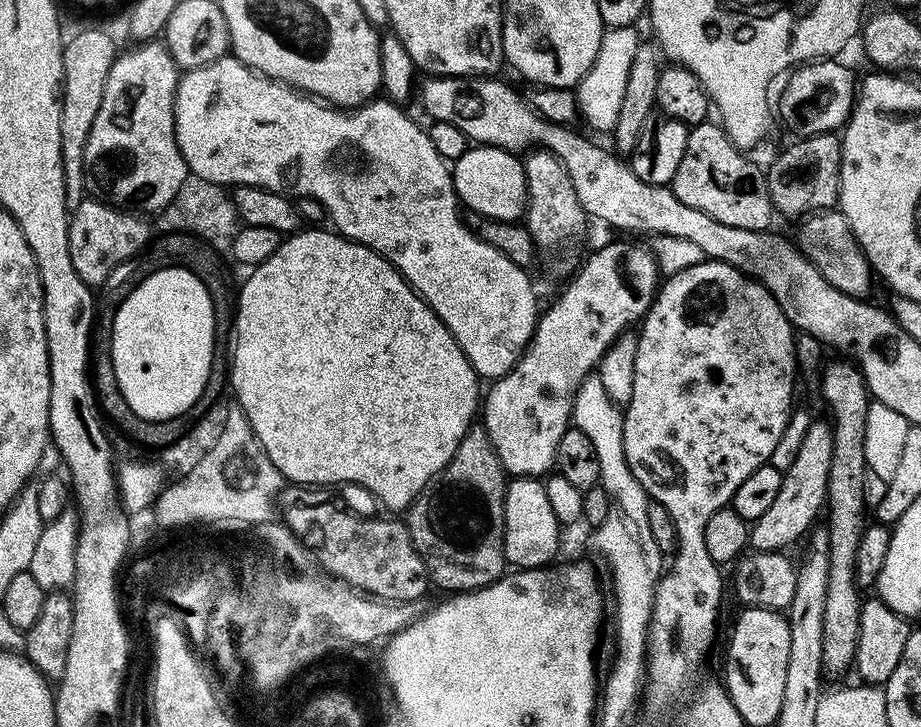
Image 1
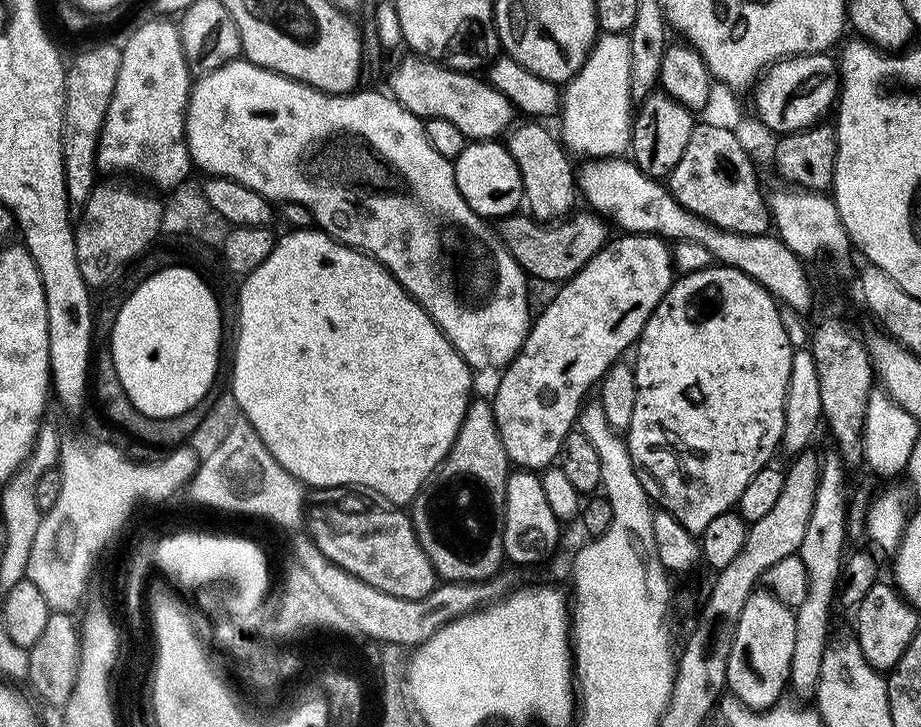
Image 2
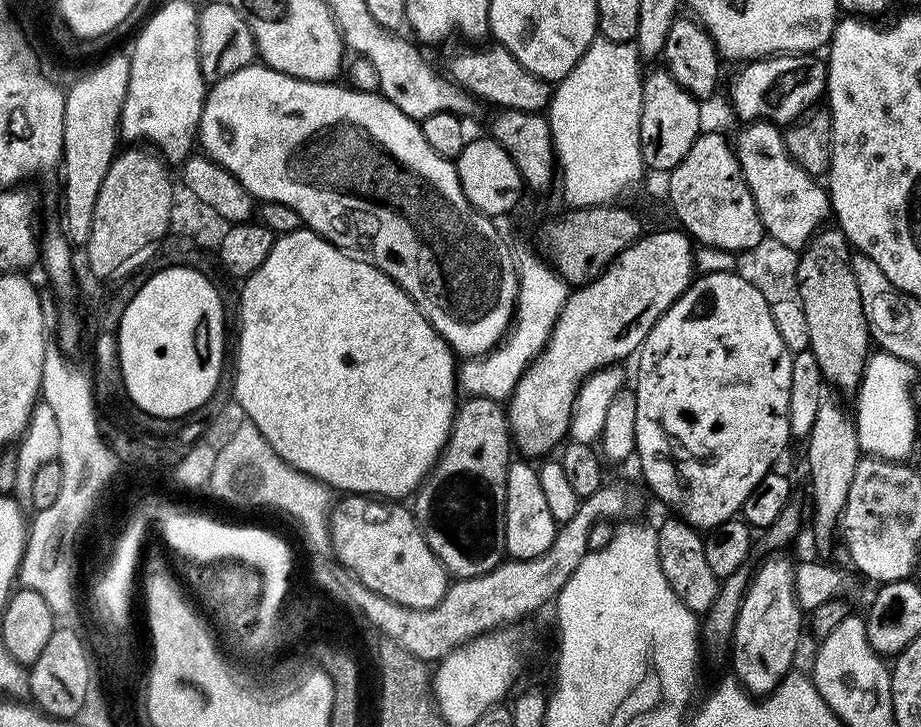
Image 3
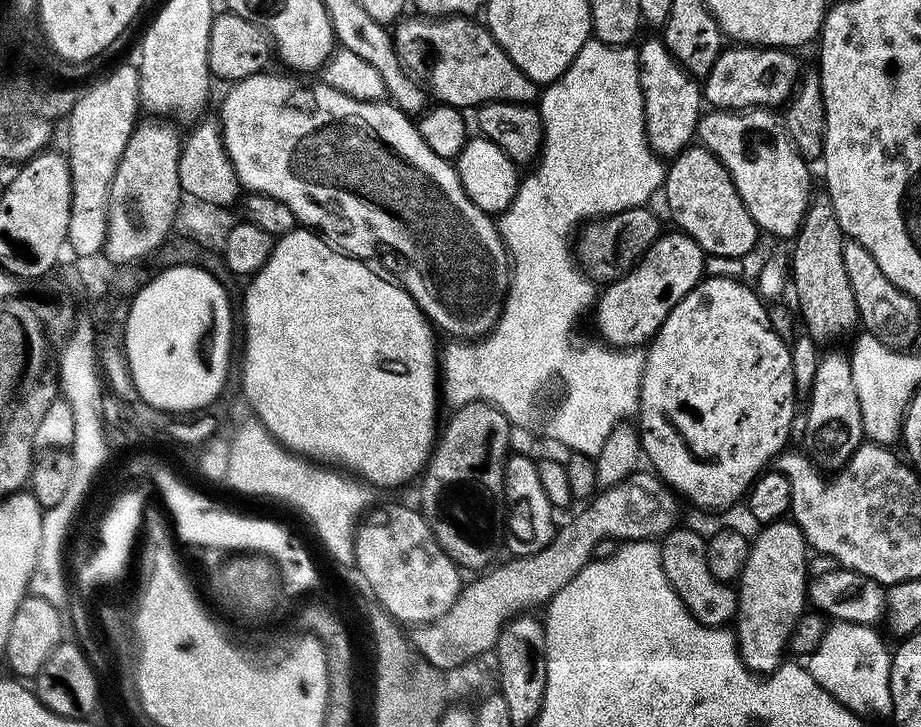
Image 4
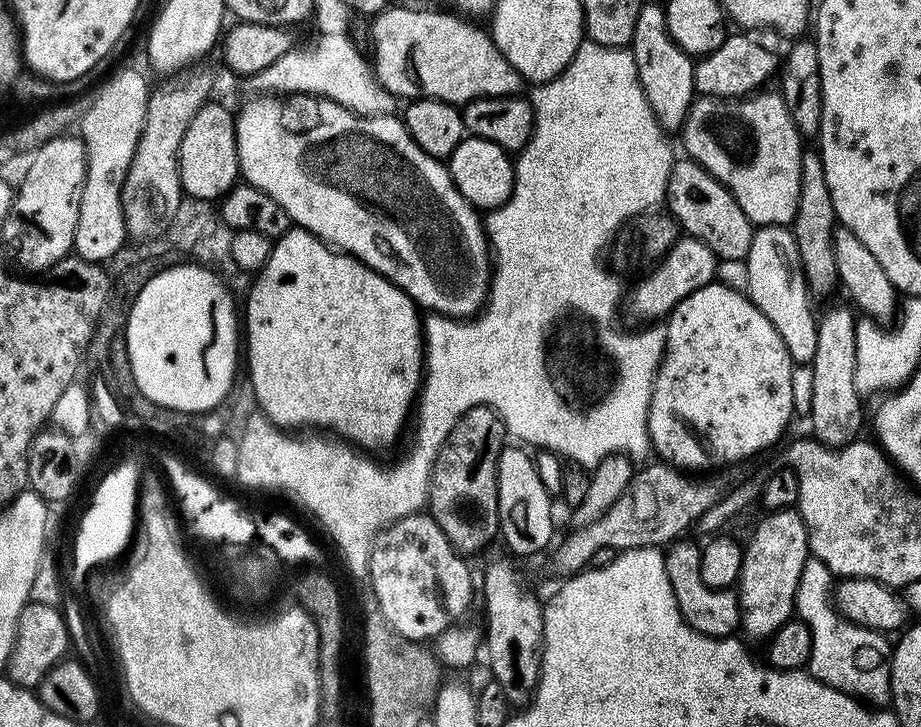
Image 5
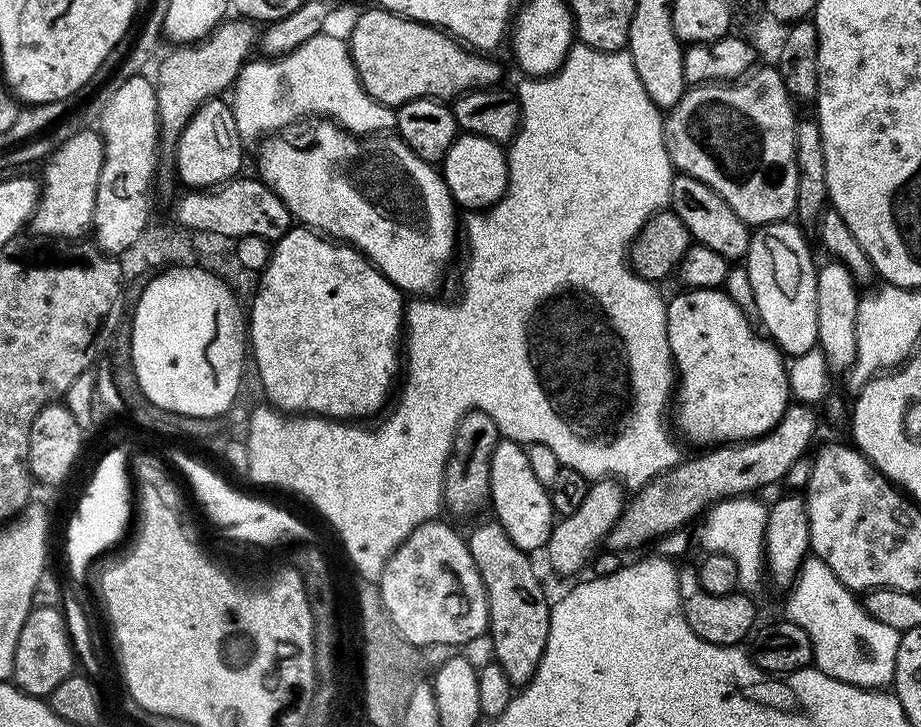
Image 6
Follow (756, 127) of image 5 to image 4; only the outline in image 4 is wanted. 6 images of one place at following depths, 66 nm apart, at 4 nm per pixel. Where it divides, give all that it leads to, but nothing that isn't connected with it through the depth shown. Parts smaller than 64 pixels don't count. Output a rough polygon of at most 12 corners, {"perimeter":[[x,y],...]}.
{"perimeter":[[767,108],[708,110],[699,143],[761,233],[795,237],[809,165]]}

